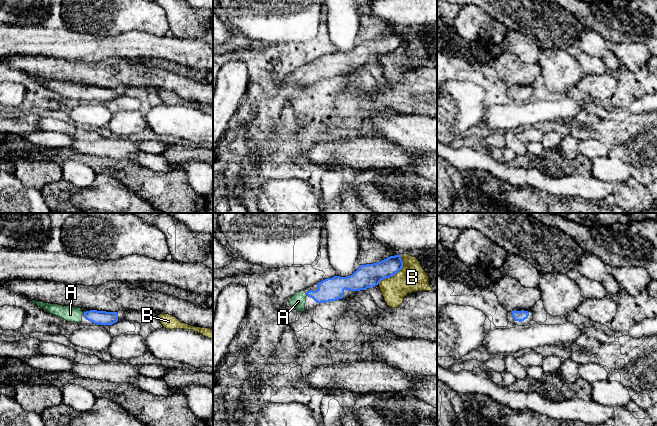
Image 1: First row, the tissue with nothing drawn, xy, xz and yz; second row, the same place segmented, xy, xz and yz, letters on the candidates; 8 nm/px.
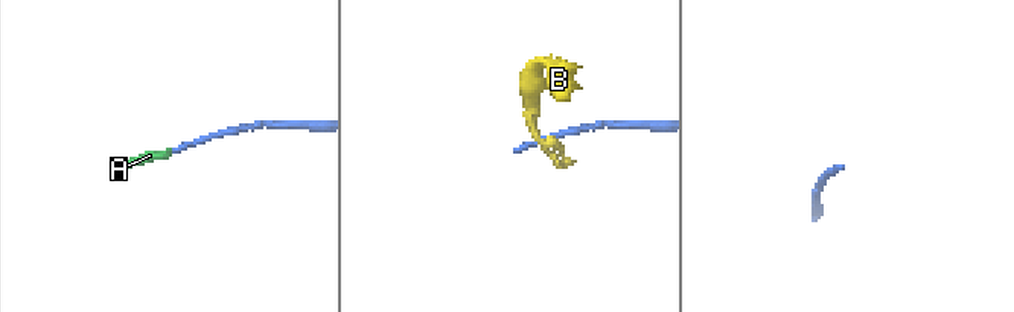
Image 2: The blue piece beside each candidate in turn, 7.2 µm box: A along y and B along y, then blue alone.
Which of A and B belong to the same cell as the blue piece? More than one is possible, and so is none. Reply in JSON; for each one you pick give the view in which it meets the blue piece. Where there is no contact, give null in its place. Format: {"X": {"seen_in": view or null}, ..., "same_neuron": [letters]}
{"A": {"seen_in": "xz"}, "same_neuron": ["A"]}

